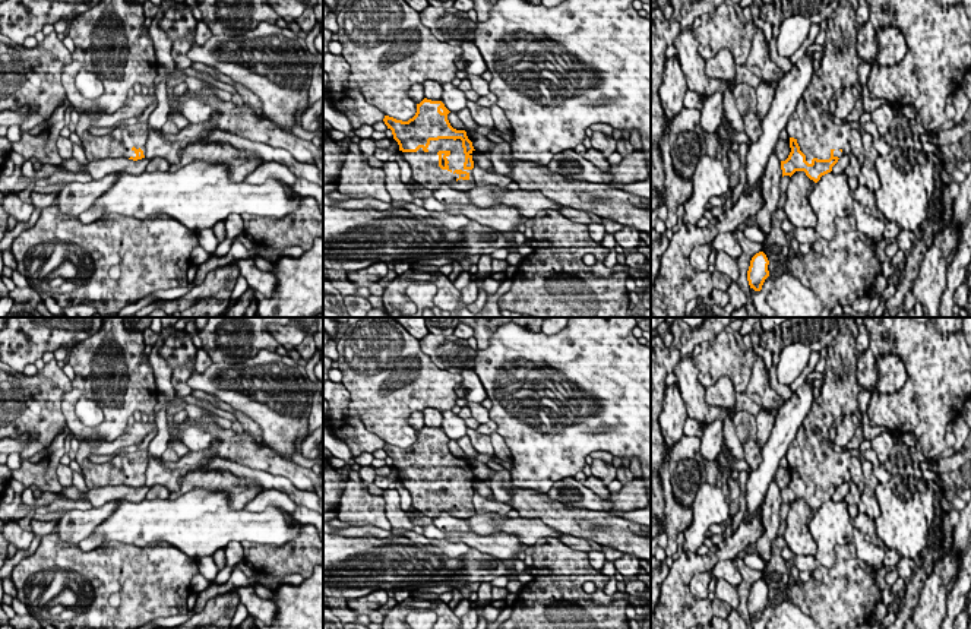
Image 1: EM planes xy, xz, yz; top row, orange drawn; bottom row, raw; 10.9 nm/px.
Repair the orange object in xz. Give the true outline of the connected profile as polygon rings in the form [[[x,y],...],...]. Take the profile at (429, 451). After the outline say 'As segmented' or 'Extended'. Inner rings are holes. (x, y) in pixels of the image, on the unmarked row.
[[[424,426],[408,449],[385,443],[399,472],[399,481],[411,494],[411,505],[427,518],[447,512],[455,518],[475,515],[472,496],[475,477],[465,458],[450,453],[450,439],[442,429]]]. Extended

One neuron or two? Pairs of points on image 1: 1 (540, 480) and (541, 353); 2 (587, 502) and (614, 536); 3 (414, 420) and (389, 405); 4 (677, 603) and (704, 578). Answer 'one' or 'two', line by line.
1: one
2: two
3: two
4: two

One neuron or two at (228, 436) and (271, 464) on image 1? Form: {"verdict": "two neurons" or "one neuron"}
{"verdict": "one neuron"}

